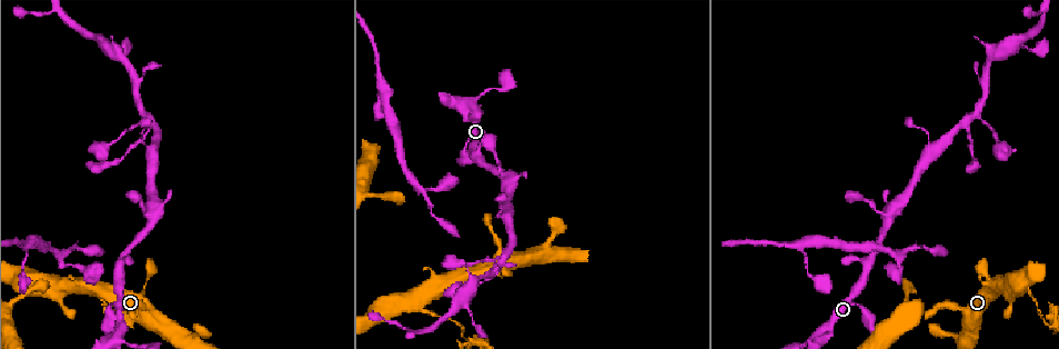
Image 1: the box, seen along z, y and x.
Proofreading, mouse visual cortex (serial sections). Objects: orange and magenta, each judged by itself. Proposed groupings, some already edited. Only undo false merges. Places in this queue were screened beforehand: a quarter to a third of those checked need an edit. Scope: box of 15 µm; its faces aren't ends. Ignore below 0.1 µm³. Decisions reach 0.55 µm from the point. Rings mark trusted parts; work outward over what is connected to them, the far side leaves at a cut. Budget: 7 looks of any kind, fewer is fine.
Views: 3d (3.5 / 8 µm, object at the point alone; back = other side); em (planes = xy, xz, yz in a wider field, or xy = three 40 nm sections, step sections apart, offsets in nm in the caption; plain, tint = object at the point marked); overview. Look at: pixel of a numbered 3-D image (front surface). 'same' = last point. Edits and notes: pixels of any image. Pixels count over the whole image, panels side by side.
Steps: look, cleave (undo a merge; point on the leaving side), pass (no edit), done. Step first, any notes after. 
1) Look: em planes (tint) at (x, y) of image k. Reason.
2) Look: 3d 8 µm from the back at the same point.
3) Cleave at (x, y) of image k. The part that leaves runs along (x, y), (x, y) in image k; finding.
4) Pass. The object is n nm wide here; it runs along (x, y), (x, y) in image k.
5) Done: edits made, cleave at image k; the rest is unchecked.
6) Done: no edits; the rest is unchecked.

Look: 3d 3.5 µm at (813, 335) of image 1. Abrupt turn.

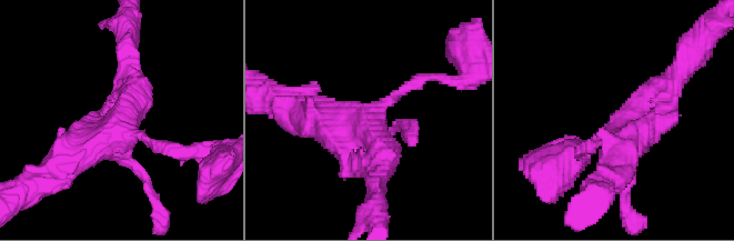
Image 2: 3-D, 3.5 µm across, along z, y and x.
Look: em xy step 3 (tint) at (368, 127) of image 2. Shape alone is not enough.

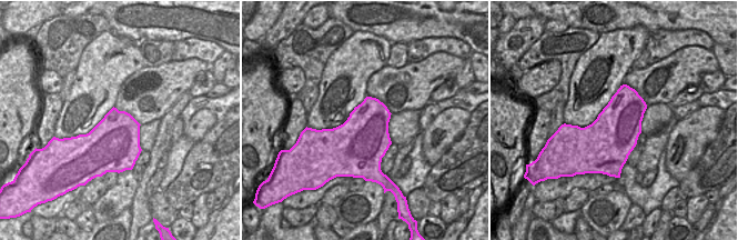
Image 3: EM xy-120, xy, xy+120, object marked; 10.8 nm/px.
Pass. It runs along (677, 72), (632, 130), (583, 147) in image 2; all the same cell.

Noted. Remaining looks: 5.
Look: 3d 8 µm at (420, 305) of image 1. Abrupt turn.

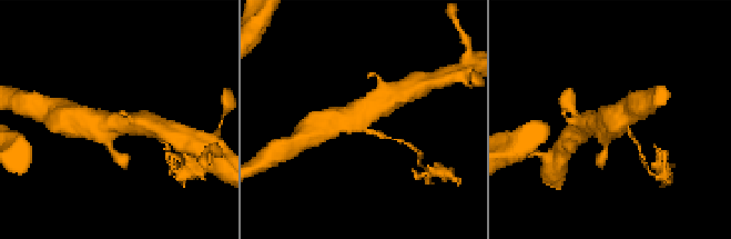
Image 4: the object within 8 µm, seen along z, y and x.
Look: em planes (tint) at (362, 126) of image 4. Now the EM.

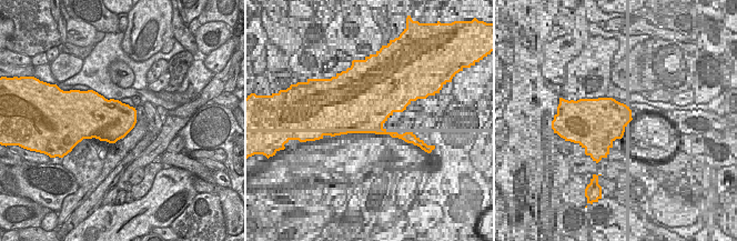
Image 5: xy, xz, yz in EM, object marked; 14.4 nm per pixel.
Cleave at (383, 136) of image 4. The object is 600 nm wide here; the part that leaves runs along (367, 131), (377, 132), (407, 143) in image 4; a second cell is stuck on.

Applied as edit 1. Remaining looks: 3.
Look: overview. Redraw.

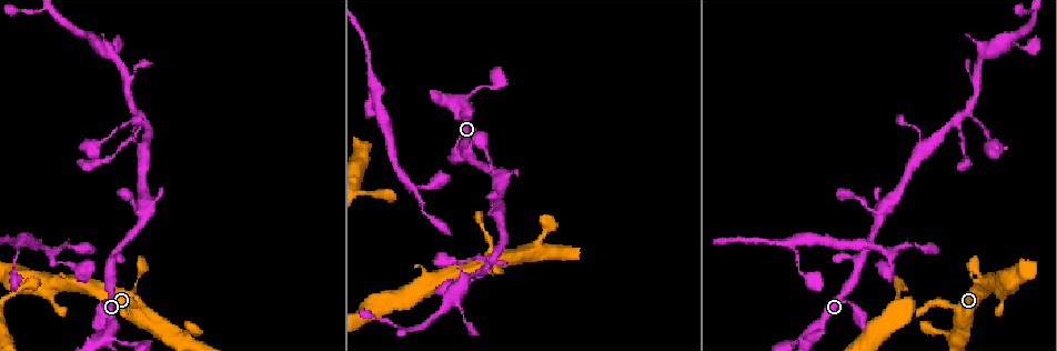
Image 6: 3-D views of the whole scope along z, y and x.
Look: 3d 8 µm at (461, 313) of image 6. Narrows sharply.

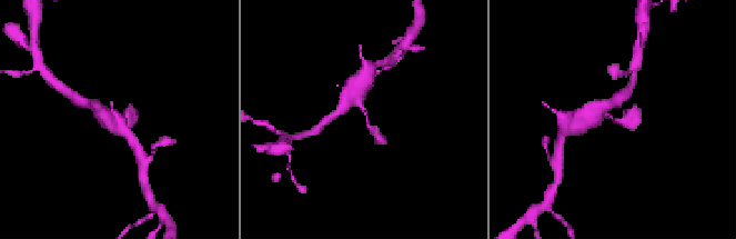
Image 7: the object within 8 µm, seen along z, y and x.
Look: em xy step 5 (tint) at (366, 116) of image 7. Need the tissue.

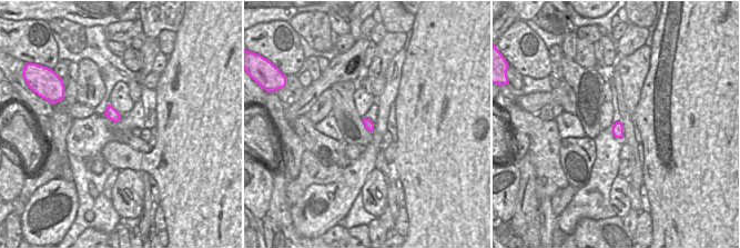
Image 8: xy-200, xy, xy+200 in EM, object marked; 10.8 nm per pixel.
Pass. The object is 100 nm wide here; it runs along (356, 90), (352, 93), (381, 140) in image 7; all the same cell.

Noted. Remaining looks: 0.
Done: edits made, cleave at image 4; the rest is unchecked.

